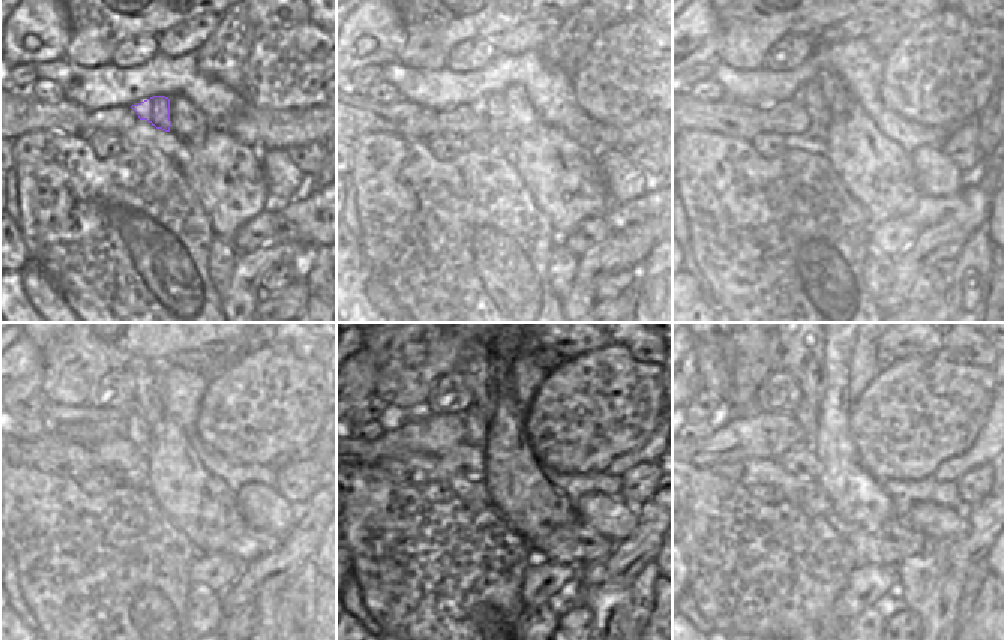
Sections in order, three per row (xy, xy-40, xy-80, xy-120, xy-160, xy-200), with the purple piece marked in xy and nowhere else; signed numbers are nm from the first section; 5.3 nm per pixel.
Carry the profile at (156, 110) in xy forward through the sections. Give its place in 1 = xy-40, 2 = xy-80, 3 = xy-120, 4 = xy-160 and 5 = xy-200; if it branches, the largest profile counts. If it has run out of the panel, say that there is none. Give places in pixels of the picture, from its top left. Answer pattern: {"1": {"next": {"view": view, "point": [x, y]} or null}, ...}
{"1": {"next": {"view": "xy-40", "point": [492, 108]}}, "2": {"next": {"view": "xy-80", "point": [811, 96]}}, "3": {"next": {"view": "xy-120", "point": [137, 430]}}, "4": {"next": {"view": "xy-160", "point": [476, 426]}}, "5": {"next": {"view": "xy-200", "point": [806, 414]}}}

